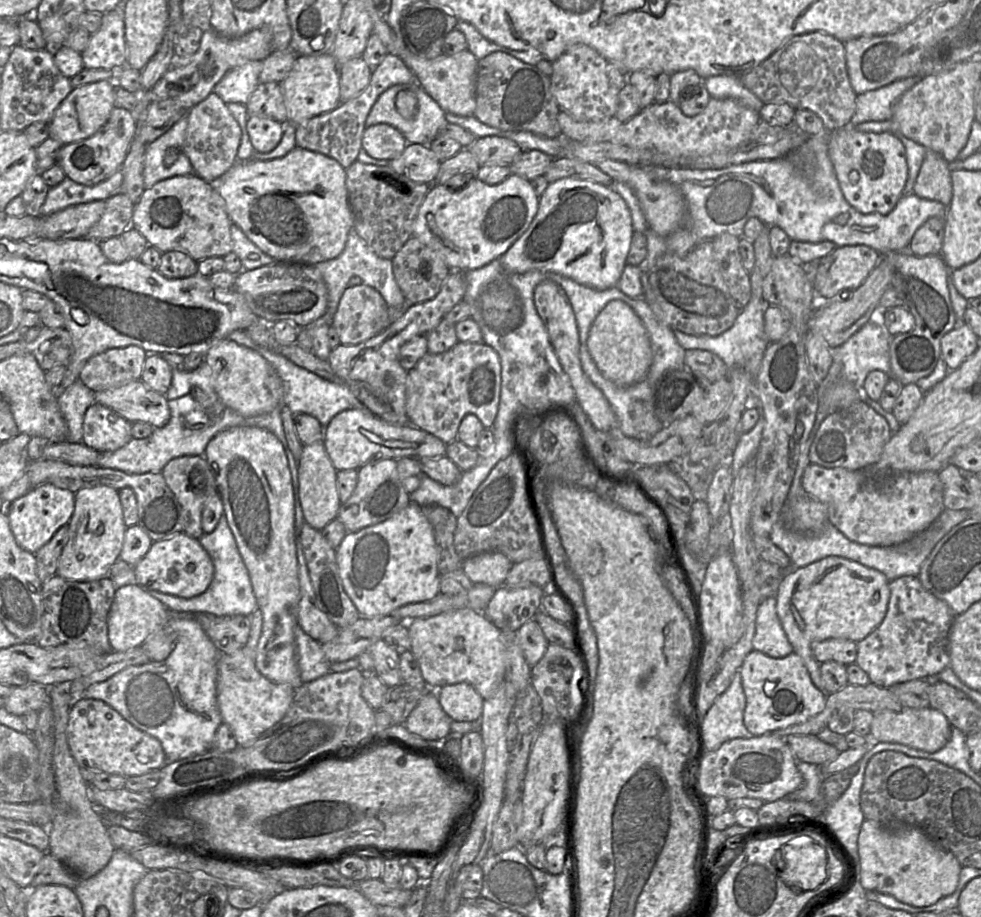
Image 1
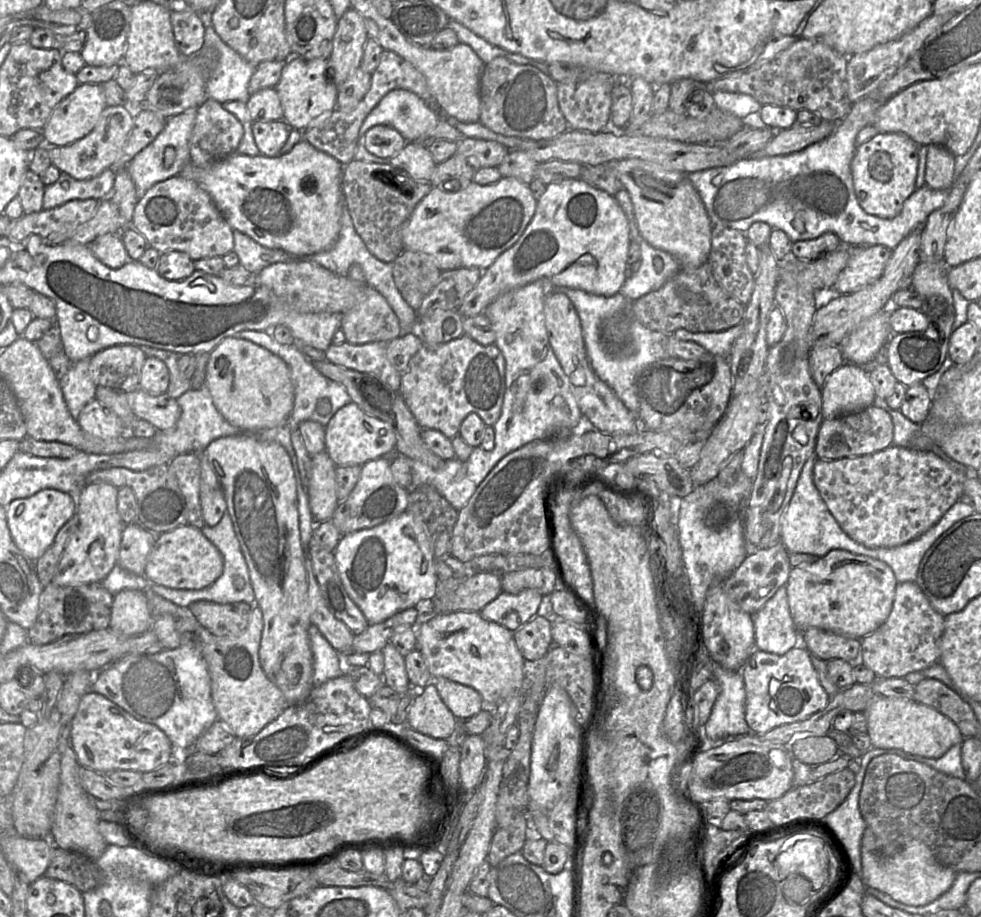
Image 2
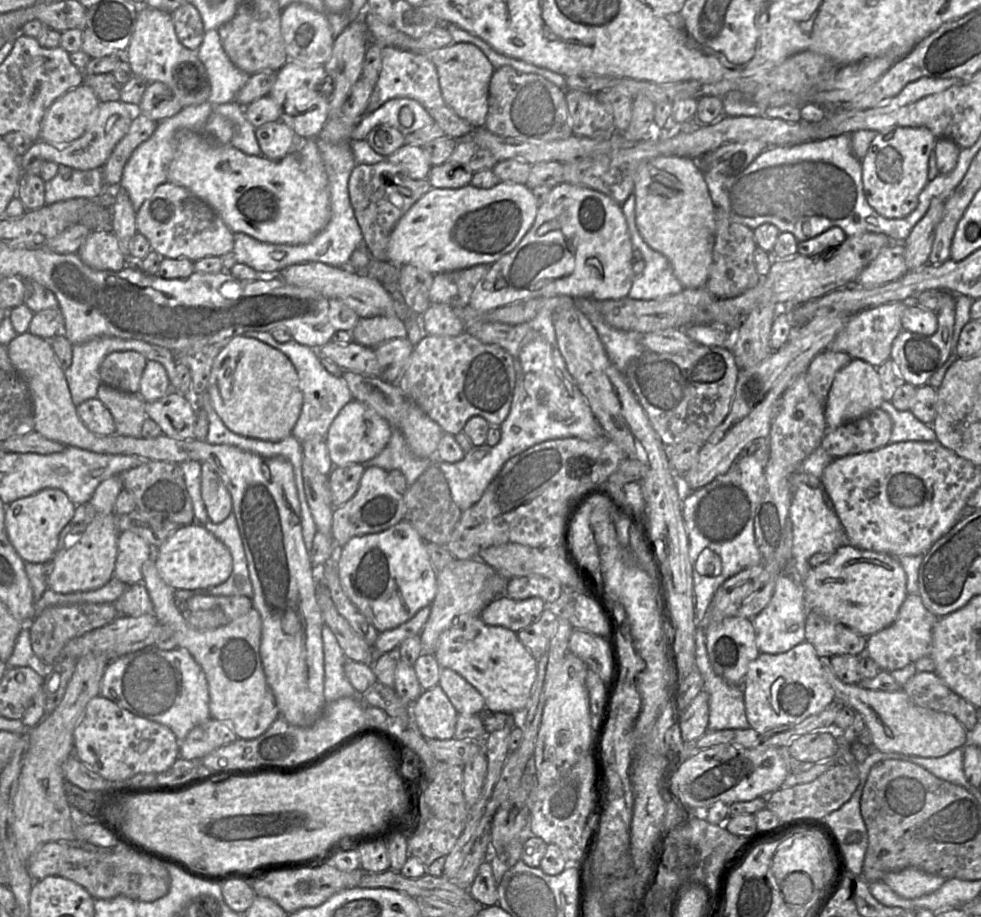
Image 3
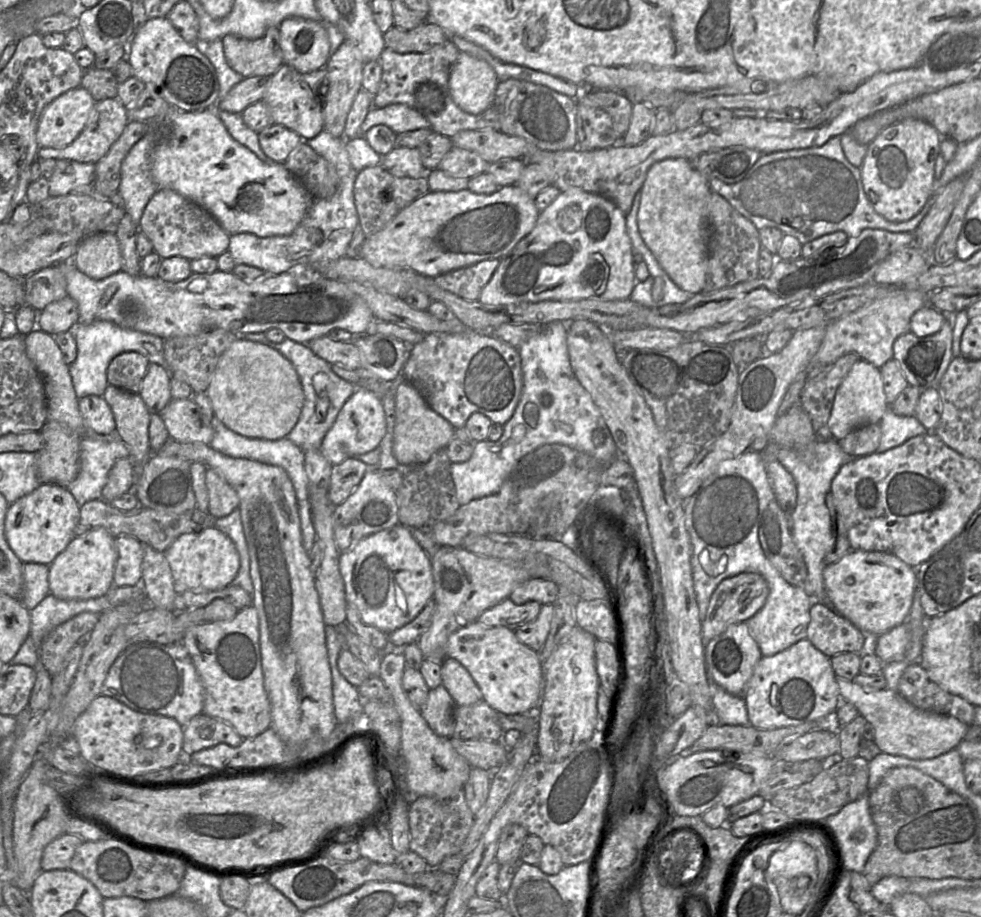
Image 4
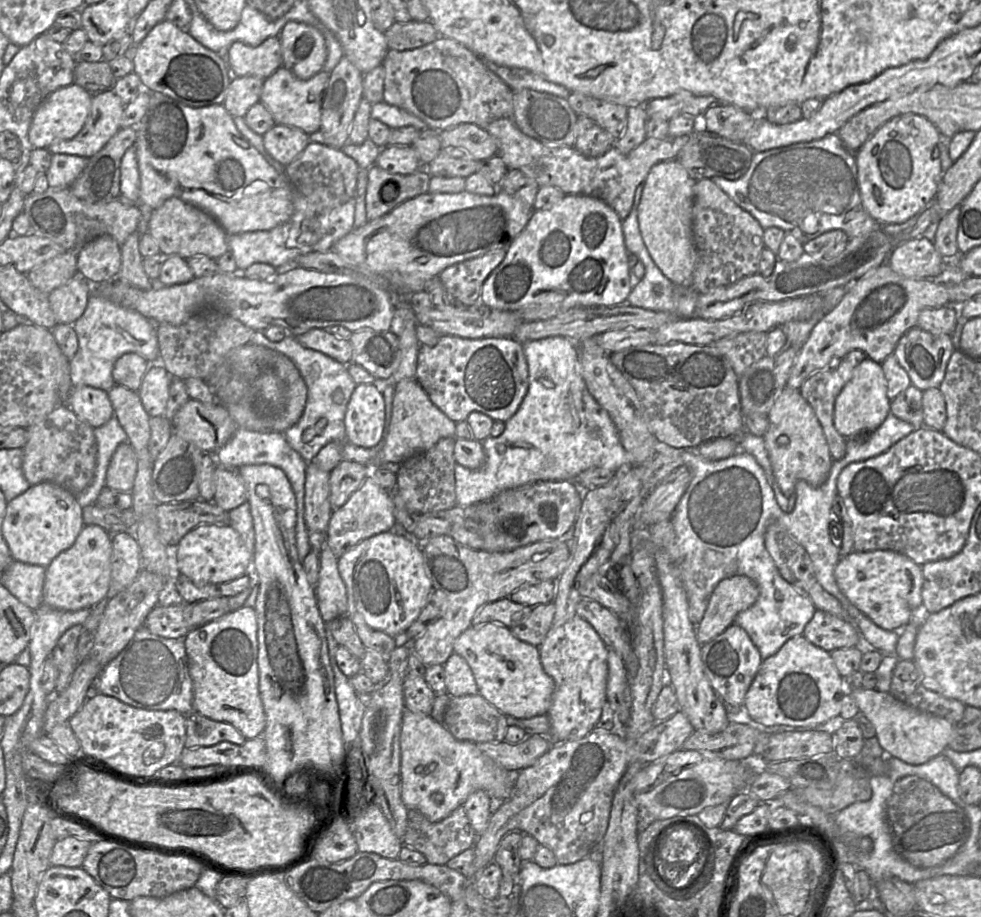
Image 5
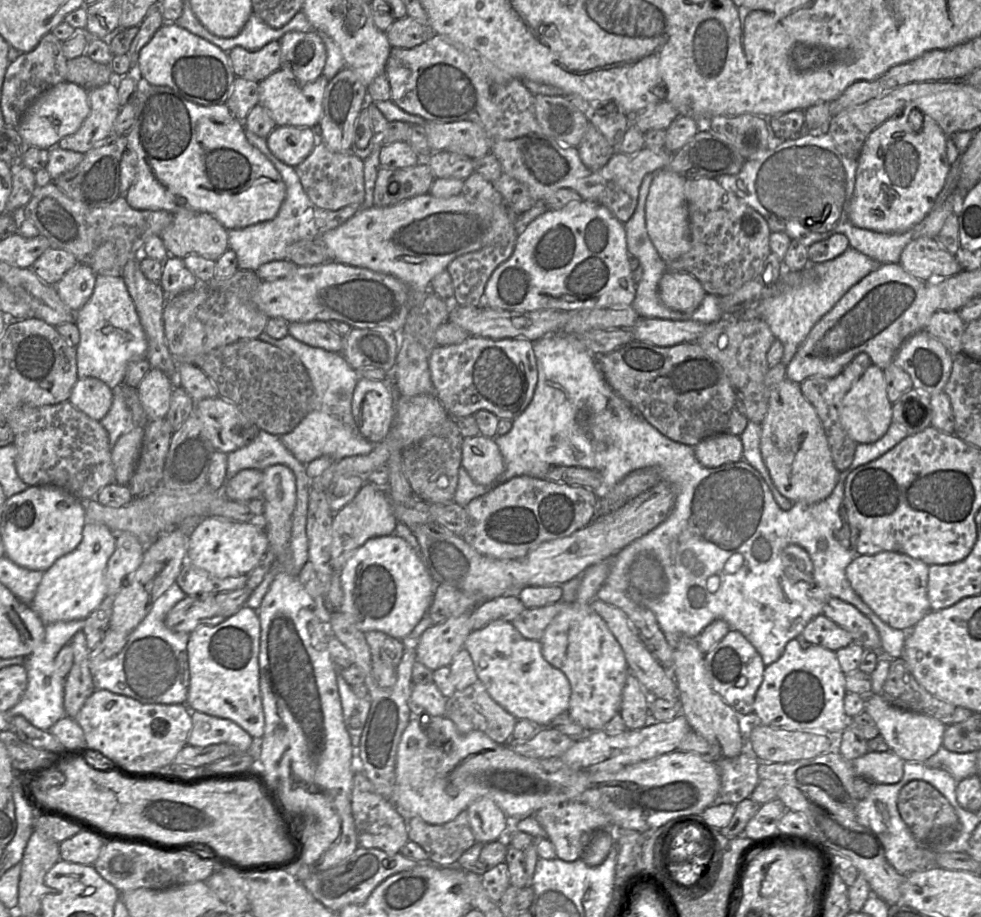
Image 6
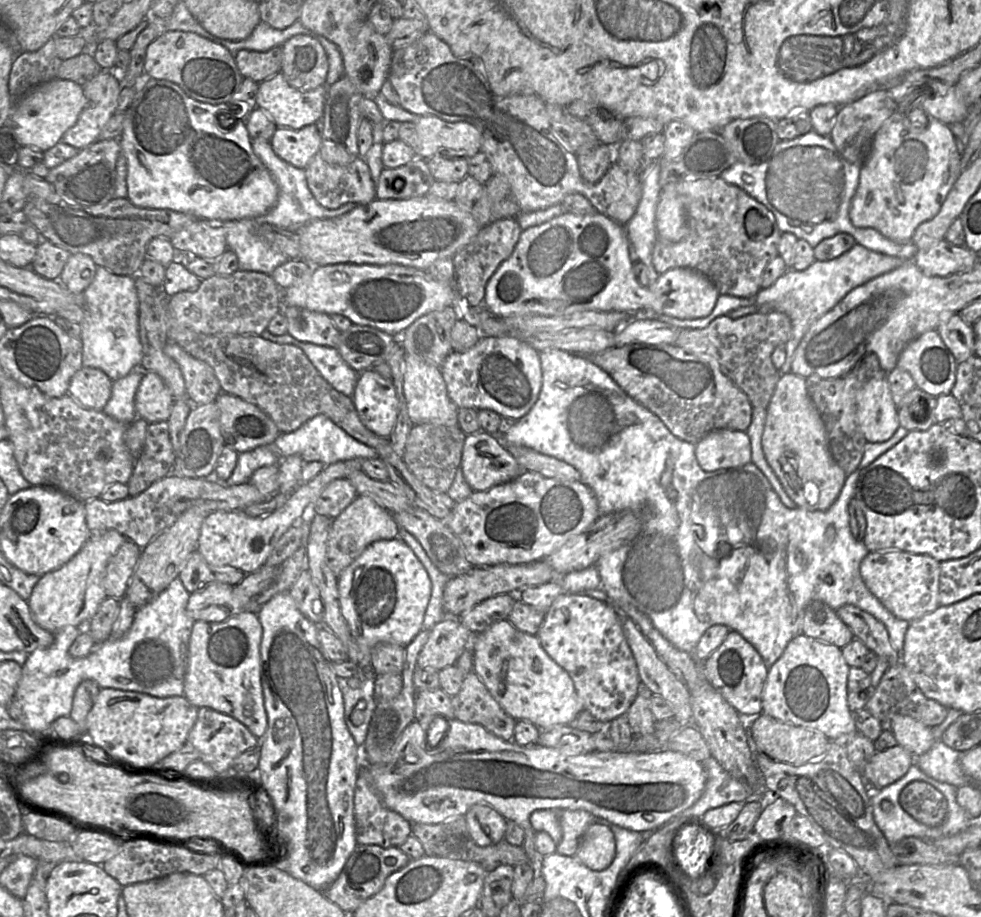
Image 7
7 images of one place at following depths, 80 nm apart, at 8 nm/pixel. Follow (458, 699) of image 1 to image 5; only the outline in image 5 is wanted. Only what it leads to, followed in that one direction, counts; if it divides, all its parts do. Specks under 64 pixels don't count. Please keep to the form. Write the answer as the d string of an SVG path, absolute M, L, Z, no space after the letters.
M456 653L451 654L443 667L447 693L451 697L478 693L478 687L472 670L462 656Z

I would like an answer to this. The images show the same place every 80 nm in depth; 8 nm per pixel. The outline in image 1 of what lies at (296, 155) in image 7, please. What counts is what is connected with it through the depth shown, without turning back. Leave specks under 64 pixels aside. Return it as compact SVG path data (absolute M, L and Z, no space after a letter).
M250 115L247 120L247 131L255 151L272 151L281 141L284 125L270 118Z

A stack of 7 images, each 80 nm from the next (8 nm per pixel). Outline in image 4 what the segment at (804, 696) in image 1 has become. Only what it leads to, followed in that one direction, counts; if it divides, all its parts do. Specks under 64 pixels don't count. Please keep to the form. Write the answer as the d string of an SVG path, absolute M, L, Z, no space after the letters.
M806 638L773 656L762 656L746 684L743 698L750 725L761 730L814 721L836 712L843 701L830 657Z

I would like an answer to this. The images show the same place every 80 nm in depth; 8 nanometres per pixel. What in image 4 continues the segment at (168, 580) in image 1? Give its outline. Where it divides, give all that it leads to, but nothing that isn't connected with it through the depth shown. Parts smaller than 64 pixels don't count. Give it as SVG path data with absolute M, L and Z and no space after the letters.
M215 527L182 534L164 551L164 554L175 582L176 594L182 594L185 590L221 590L231 585L240 567L239 553L235 544Z

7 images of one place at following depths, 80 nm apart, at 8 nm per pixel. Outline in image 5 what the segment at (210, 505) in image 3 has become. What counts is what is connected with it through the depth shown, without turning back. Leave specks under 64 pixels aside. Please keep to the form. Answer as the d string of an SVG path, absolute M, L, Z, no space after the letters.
M217 466L213 473L215 493L213 502L224 511L231 511L247 502L247 491L236 470Z

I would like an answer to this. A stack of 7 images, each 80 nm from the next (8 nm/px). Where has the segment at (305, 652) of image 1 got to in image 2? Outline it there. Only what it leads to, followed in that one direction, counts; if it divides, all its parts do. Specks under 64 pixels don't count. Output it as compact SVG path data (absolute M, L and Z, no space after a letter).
M311 624L308 630L313 654L313 685L320 686L330 679L346 675L342 655L337 652L319 629Z

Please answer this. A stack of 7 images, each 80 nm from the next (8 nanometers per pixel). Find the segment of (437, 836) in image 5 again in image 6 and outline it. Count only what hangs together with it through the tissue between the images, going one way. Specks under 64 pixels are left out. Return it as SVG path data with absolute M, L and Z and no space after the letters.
M466 810L443 824L429 824L418 816L408 816L407 831L408 840L420 845L428 860L438 866L455 866L462 853L476 842Z

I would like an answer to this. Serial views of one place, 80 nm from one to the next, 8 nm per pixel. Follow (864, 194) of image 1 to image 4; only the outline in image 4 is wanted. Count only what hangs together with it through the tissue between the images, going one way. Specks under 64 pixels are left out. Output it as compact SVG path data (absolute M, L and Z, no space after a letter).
M906 119L884 128L867 145L860 167L861 178L864 191L878 214L891 222L908 221L932 198L941 137L930 123Z

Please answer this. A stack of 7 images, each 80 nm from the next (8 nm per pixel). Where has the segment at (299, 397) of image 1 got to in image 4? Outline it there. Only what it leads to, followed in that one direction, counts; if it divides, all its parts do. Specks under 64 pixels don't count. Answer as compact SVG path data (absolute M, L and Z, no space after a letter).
M249 333L245 334L244 338L276 349L292 363L303 388L304 402L297 423L286 437L303 452L320 450L323 438L357 386L336 375L331 369L331 364L318 357L306 344L289 338L285 338L281 343L274 343L267 339L264 333Z

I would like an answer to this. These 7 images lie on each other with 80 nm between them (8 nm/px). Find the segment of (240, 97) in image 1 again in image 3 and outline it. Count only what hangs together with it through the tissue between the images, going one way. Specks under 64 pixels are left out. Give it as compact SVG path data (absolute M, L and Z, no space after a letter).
M217 30L205 32L197 55L205 67L211 85L208 102L218 105L235 101L250 75L238 69L229 60Z

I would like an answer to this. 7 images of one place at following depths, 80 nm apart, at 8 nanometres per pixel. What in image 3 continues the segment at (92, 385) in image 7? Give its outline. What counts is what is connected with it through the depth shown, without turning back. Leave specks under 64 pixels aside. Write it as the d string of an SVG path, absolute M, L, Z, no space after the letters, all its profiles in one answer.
M98 398L84 401L77 407L77 412L80 420L92 433L100 436L116 434L112 414Z

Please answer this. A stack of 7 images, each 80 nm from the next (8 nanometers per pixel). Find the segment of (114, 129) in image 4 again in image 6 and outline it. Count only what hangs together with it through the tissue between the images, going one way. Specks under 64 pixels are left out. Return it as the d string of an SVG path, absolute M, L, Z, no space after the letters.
M116 79L88 91L88 97L89 115L75 133L59 141L58 147L85 154L112 133L114 122L122 108Z

